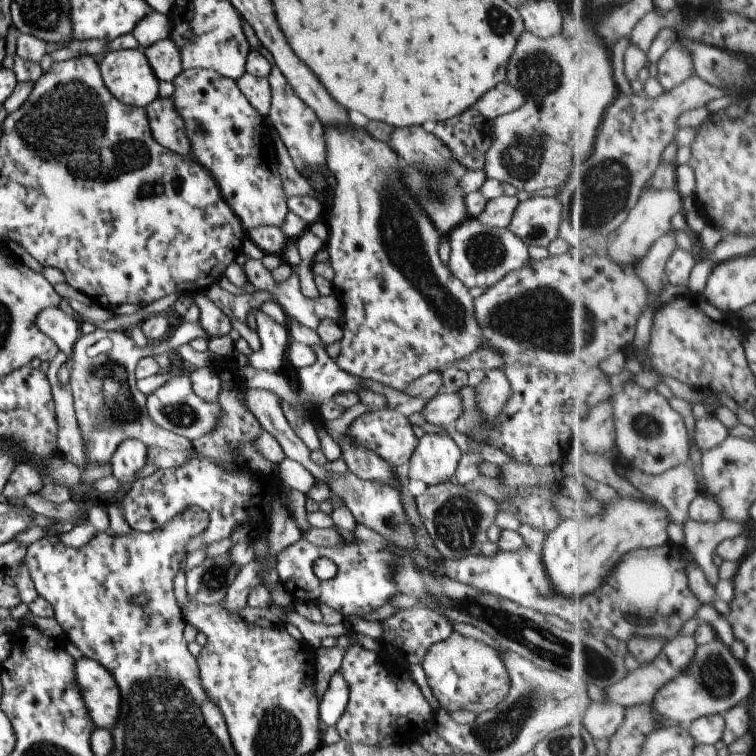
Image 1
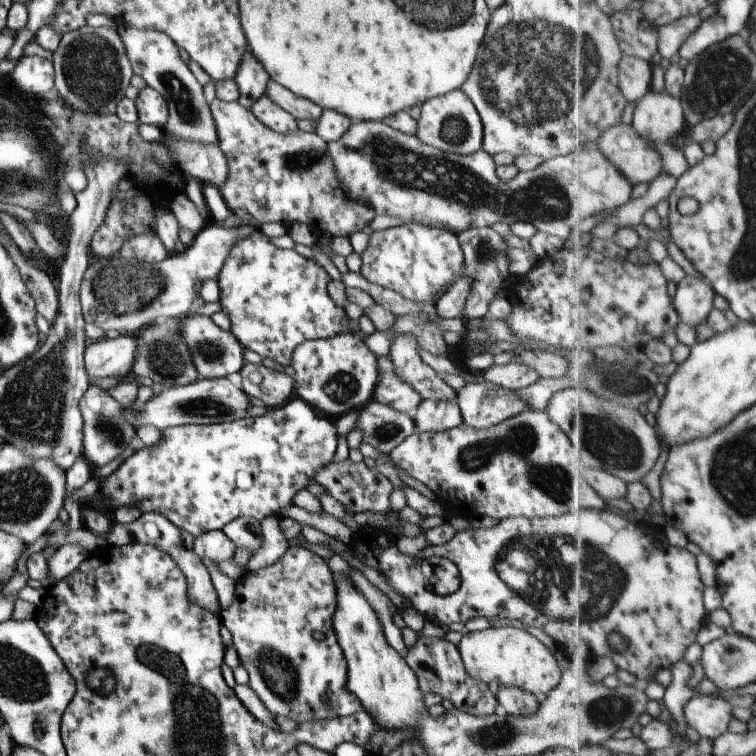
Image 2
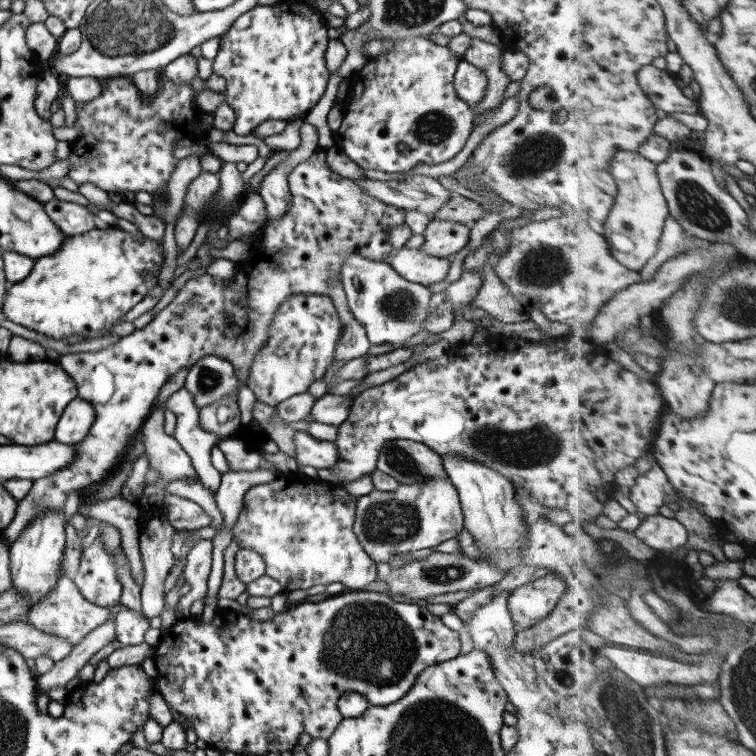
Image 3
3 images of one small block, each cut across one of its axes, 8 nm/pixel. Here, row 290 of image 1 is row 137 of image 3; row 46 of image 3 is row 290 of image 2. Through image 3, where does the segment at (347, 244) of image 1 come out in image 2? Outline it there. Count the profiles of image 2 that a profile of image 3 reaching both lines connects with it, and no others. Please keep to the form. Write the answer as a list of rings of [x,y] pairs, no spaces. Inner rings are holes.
[[[416,222],[370,231],[368,246],[361,258],[360,274],[368,282],[398,292],[408,300],[425,302],[426,308],[436,303],[433,301],[438,294],[460,280],[464,266],[464,252],[456,233]]]

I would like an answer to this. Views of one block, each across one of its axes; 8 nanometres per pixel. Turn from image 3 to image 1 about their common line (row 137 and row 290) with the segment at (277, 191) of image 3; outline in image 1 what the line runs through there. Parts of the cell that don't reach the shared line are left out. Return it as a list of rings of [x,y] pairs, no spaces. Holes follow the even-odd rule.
[[[309,229],[305,234],[296,240],[296,246],[301,258],[301,263],[296,266],[296,272],[299,277],[299,288],[306,298],[316,299],[320,295],[320,291],[313,282],[313,271],[311,267],[315,264],[314,256],[326,246],[326,241],[317,237]]]

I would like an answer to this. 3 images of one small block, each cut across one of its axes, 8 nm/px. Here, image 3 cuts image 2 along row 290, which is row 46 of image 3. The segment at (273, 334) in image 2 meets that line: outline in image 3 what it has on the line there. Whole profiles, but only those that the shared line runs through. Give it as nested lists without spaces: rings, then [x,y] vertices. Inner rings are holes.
[[[282,4],[278,6],[256,6],[243,16],[238,16],[230,30],[220,38],[220,50],[214,61],[214,73],[226,80],[224,92],[228,103],[237,116],[232,132],[247,136],[265,120],[301,118],[315,106],[327,89],[330,72],[326,65],[328,28],[322,26],[324,18],[320,12],[306,4]]]

